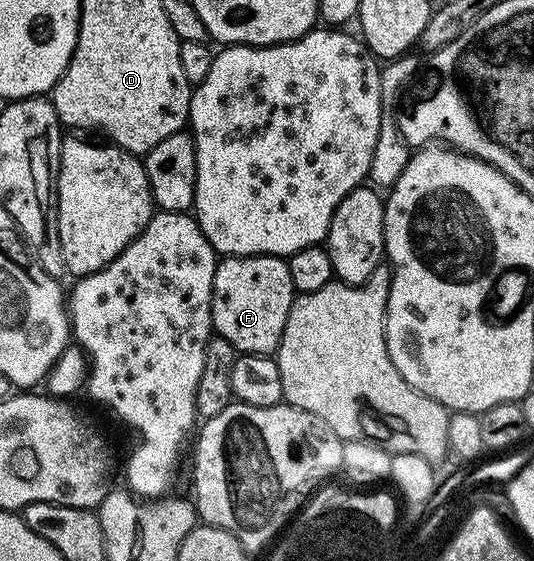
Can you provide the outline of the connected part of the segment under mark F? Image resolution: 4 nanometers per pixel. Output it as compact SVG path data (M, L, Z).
M272 254L221 257L216 263L212 285L212 329L219 337L230 340L240 354L275 355L296 295L285 259Z

